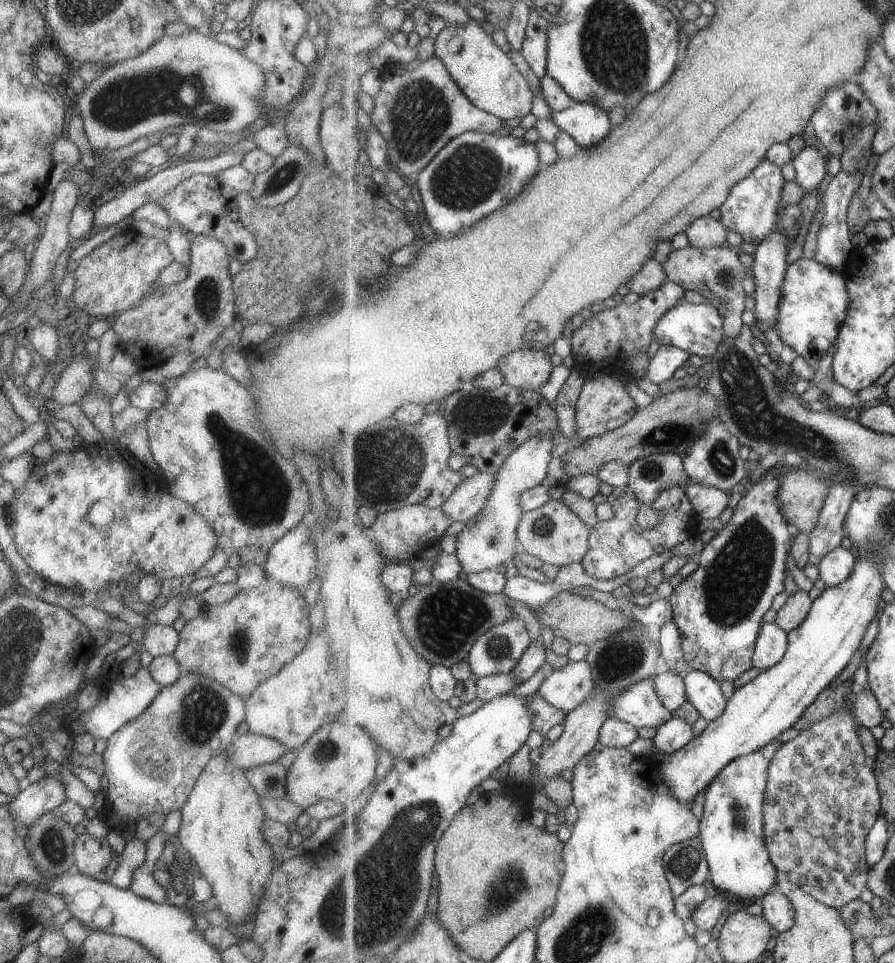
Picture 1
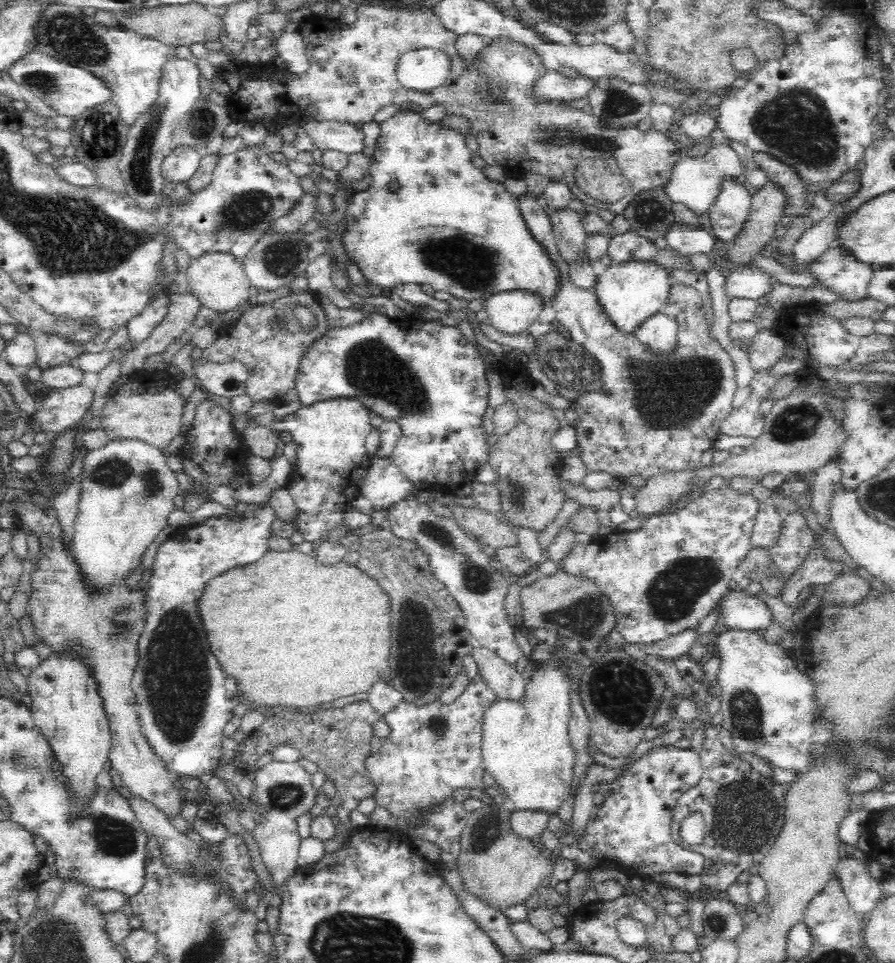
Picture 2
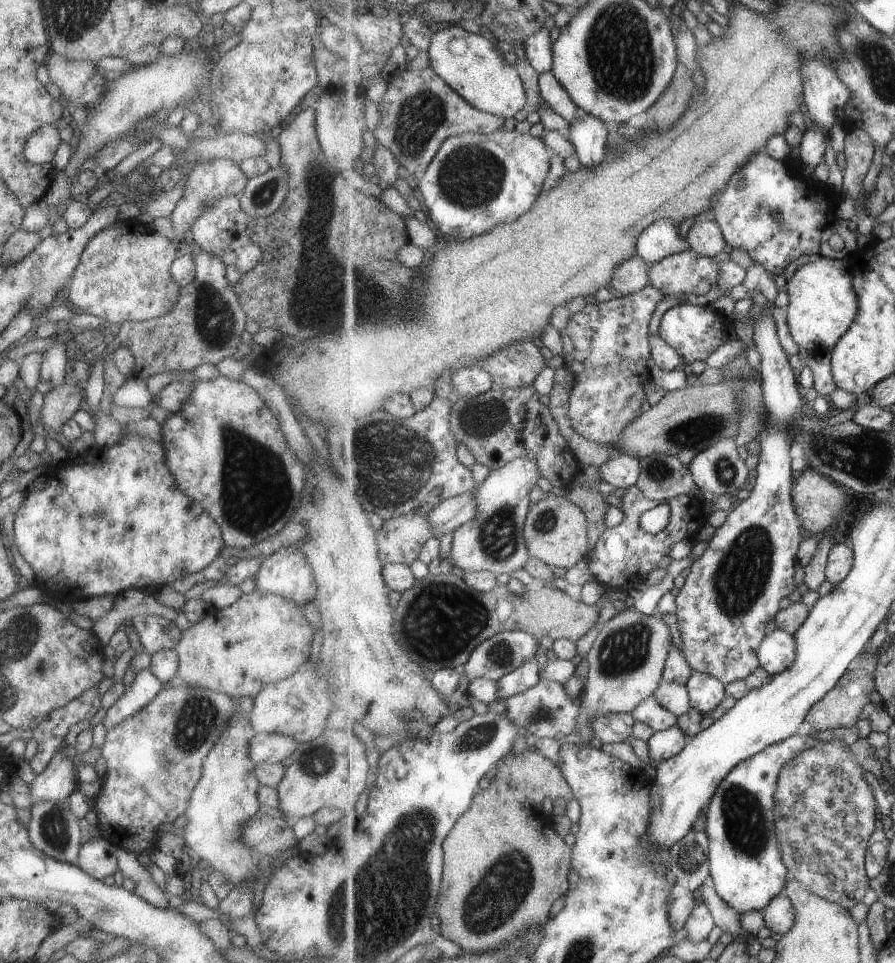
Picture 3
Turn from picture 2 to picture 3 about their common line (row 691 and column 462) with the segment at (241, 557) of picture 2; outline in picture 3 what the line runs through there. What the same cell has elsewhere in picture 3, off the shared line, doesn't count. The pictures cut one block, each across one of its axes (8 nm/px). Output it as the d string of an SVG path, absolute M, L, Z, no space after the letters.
M499 129L493 134L463 133L449 137L419 179L429 221L439 234L473 238L497 222L525 214L539 198L551 170L551 150L542 137Z

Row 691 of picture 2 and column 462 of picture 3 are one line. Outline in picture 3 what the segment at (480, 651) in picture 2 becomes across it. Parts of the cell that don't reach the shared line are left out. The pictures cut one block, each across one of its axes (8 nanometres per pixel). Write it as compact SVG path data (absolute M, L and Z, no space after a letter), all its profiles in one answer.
M478 489L471 492L448 498L441 502L431 513L431 526L433 526L434 538L455 532L465 522L469 522L473 516L477 516Z

